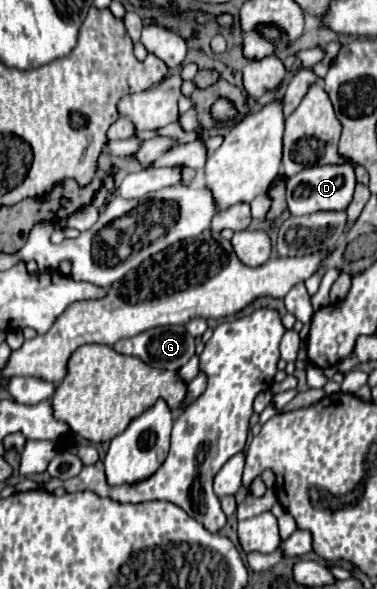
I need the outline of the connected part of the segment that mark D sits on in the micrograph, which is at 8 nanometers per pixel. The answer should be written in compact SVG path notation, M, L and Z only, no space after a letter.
M350 164L304 168L300 174L288 178L288 182L286 182L288 210L292 216L308 216L314 212L324 212L324 210L342 212L352 202L354 188L356 188L356 176L354 176L354 168Z

